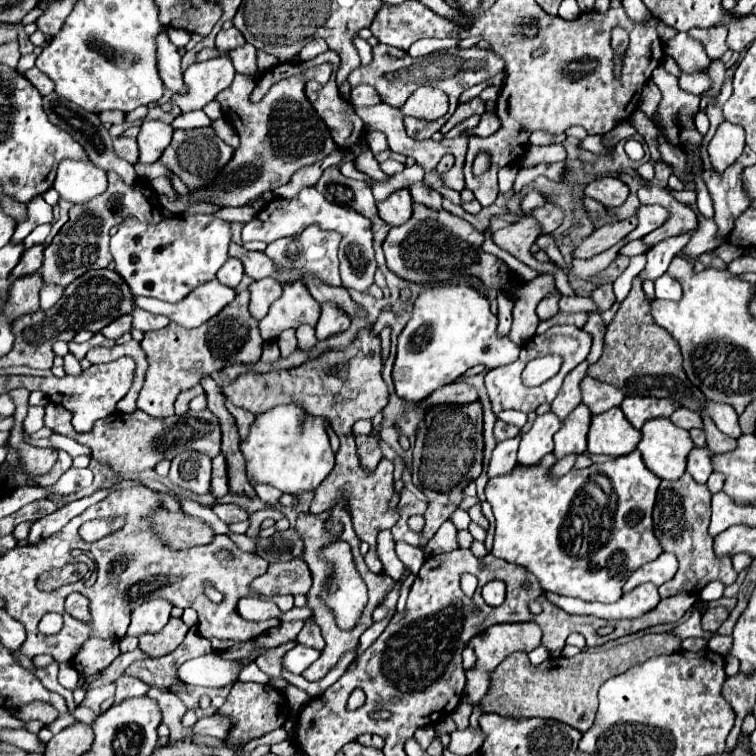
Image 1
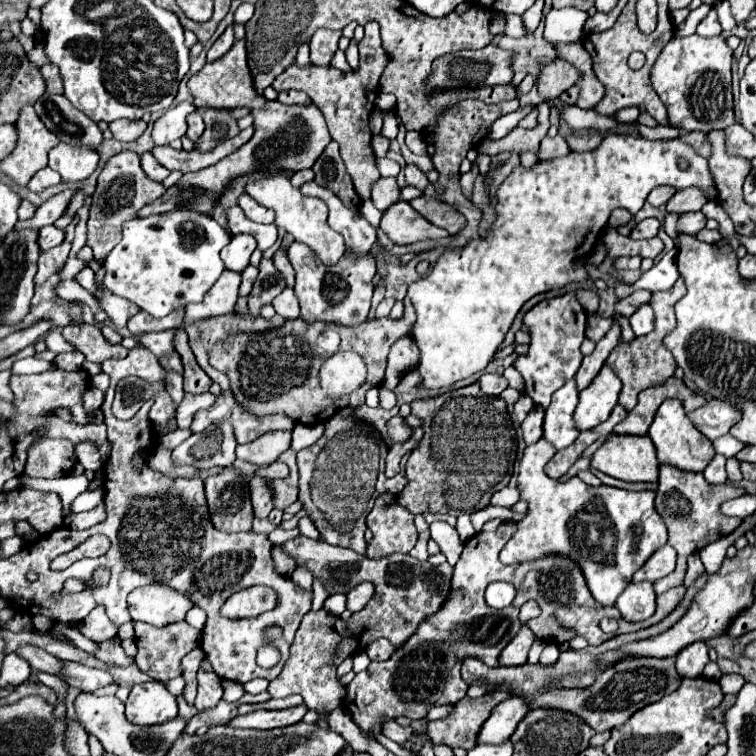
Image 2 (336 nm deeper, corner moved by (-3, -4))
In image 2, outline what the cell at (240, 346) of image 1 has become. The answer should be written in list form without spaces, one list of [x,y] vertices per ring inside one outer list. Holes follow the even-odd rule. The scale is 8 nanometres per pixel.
[[[272,259],[260,261],[260,275],[256,279],[256,285],[252,287],[248,295],[248,313],[252,317],[260,315],[260,309],[264,305],[270,305],[272,299],[286,287],[284,277],[274,269]]]

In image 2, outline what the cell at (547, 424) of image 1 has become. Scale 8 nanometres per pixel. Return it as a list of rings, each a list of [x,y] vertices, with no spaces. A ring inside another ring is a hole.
[[[570,379],[560,391],[552,395],[552,403],[546,409],[544,417],[544,439],[554,445],[554,449],[564,449],[572,441],[576,441],[578,431],[574,427],[572,415],[578,403],[578,391],[576,381]]]

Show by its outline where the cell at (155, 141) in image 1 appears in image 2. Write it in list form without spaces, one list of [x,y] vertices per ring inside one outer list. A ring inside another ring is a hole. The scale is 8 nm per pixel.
[[[178,103],[174,109],[168,109],[160,119],[154,121],[152,141],[154,145],[168,145],[174,139],[180,139],[186,133],[186,117],[196,107],[192,103]]]

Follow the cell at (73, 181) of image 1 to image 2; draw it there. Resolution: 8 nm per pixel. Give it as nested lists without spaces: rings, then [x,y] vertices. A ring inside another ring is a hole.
[[[60,143],[50,151],[48,167],[58,171],[64,183],[80,183],[96,171],[98,159],[98,153],[88,147],[72,147]]]

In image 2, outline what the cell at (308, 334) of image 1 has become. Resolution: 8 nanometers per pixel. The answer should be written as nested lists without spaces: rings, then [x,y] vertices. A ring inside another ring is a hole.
[[[286,235],[280,247],[276,250],[272,257],[272,261],[277,268],[278,272],[284,277],[287,283],[287,287],[293,287],[295,284],[296,274],[291,266],[287,255],[286,248],[294,241],[294,238],[291,235]]]

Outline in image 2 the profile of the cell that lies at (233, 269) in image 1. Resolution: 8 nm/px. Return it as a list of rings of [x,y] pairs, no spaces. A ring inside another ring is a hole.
[[[232,235],[232,241],[222,249],[220,257],[226,269],[242,273],[248,267],[254,249],[256,249],[256,239],[252,235],[238,235],[238,237]]]

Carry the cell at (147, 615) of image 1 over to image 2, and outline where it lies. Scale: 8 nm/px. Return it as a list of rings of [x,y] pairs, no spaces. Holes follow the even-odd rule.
[[[164,585],[138,587],[128,595],[128,607],[132,621],[142,621],[154,627],[166,627],[170,623],[182,621],[194,603]]]

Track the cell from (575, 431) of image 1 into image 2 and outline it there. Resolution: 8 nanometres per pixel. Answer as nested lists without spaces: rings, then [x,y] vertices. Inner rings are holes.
[[[602,367],[598,377],[584,389],[580,391],[580,401],[574,411],[574,423],[578,431],[592,429],[606,421],[618,403],[618,393],[620,393],[620,379],[612,373],[610,367]]]

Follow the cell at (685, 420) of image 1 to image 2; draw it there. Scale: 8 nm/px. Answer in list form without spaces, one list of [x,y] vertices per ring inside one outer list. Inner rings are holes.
[[[712,399],[706,405],[702,405],[700,409],[688,413],[688,417],[702,435],[706,435],[710,441],[714,441],[730,431],[730,427],[740,419],[740,413],[726,401]]]

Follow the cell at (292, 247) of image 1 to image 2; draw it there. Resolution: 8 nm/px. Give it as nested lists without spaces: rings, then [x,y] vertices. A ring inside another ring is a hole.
[[[276,175],[276,177],[270,177],[270,179],[258,181],[258,183],[250,183],[250,185],[246,185],[246,191],[260,205],[264,205],[268,209],[274,209],[276,225],[280,229],[284,229],[286,233],[290,233],[294,237],[294,241],[306,243],[324,265],[334,265],[336,261],[340,261],[340,257],[346,251],[344,249],[344,239],[340,237],[340,233],[336,233],[328,227],[328,223],[326,223],[328,207],[326,207],[324,201],[320,201],[316,197],[302,195],[296,187],[290,185],[290,179],[286,175]]]

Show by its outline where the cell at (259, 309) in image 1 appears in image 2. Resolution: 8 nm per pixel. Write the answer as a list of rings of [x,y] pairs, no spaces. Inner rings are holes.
[[[286,287],[274,301],[272,301],[274,309],[278,315],[286,317],[286,319],[296,319],[300,315],[300,305],[298,299],[294,295],[294,291],[290,287]]]

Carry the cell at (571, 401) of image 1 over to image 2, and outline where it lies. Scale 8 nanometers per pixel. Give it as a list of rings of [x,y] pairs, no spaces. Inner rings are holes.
[[[614,323],[612,329],[606,333],[606,337],[596,343],[596,349],[584,357],[584,361],[576,373],[578,391],[586,389],[594,381],[594,377],[600,373],[600,369],[604,367],[604,361],[608,359],[610,351],[618,345],[618,341],[620,341],[620,325]]]

